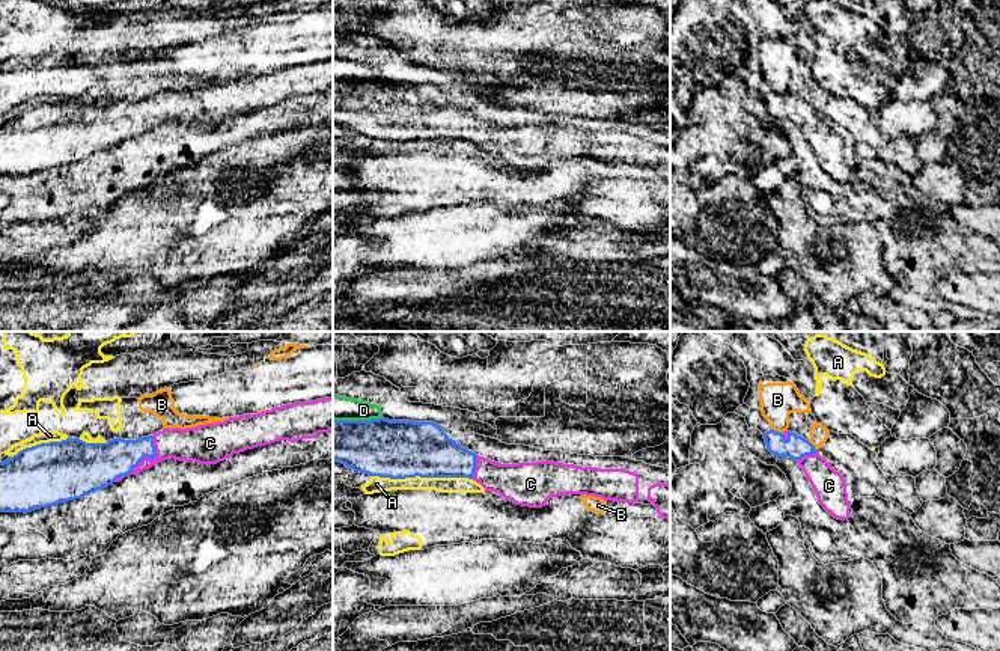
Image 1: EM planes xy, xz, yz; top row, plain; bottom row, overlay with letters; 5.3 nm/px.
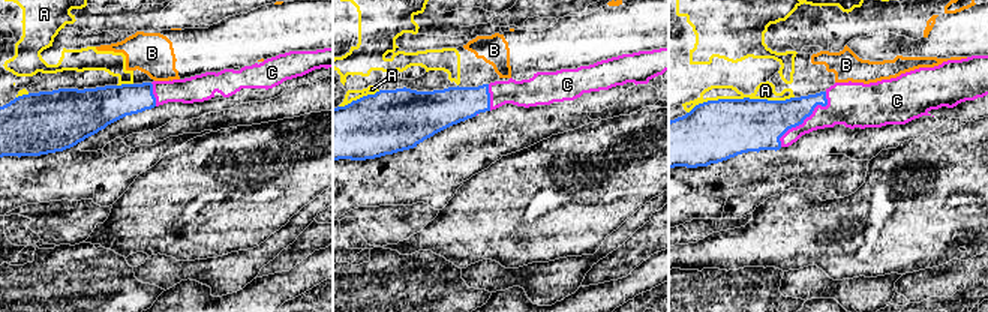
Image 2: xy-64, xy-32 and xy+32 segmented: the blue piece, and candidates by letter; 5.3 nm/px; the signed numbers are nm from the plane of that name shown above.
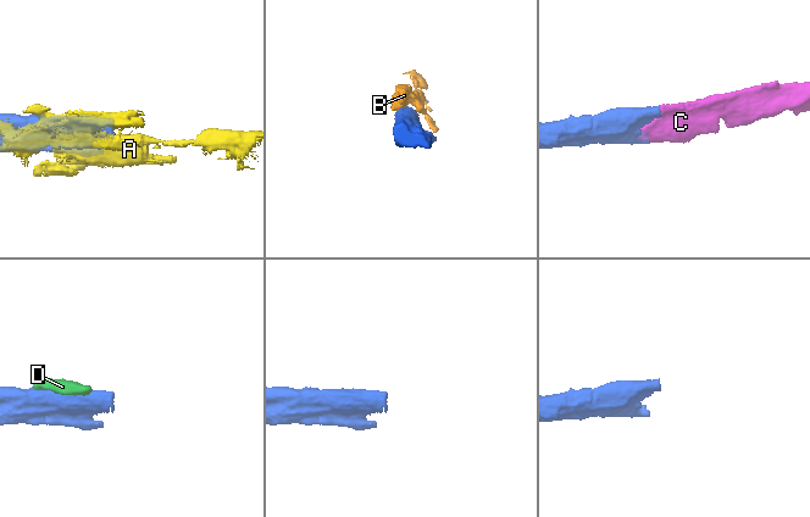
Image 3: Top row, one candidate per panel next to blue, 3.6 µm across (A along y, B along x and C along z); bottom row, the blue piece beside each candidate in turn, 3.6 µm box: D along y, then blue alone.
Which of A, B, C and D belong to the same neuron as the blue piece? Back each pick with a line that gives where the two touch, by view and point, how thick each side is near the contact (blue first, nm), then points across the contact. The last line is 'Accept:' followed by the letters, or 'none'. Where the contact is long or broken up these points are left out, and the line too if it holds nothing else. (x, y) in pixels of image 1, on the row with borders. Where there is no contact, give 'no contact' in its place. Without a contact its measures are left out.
C: xy (143, 457) | 240/180 nm
Accept: C

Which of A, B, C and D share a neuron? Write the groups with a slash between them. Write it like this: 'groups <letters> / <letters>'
groups A / B D / C

